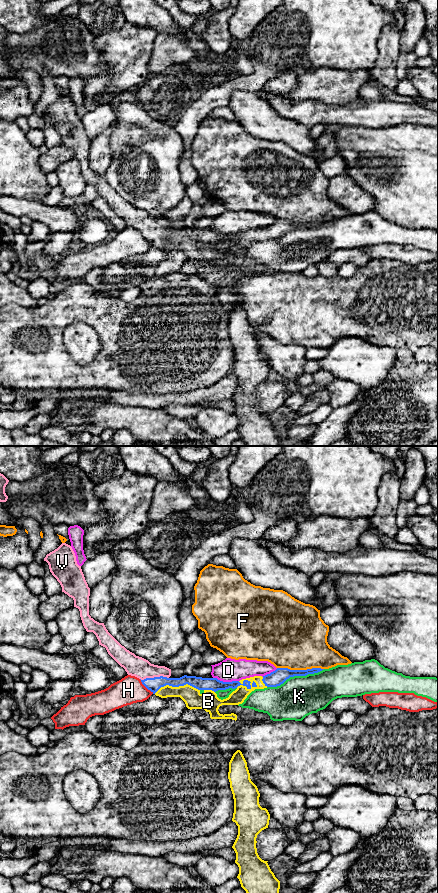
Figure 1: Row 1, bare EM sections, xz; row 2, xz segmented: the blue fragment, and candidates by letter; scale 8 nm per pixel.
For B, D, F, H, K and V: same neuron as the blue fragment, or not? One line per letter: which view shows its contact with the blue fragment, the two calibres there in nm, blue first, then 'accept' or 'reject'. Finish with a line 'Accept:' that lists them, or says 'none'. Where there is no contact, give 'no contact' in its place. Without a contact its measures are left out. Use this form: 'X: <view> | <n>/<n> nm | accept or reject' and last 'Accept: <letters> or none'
B: xz | 90/120 nm | accept
D: xz | 100/180 nm | reject
F: xz | 120/480 nm | reject
H: xz | 110/220 nm | reject
K: xz | 120/340 nm | reject
V: xz | 110/160 nm | accept
Accept: B, V

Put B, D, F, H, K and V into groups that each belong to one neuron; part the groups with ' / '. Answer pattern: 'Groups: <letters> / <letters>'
Groups: B V / D / F / H / K

